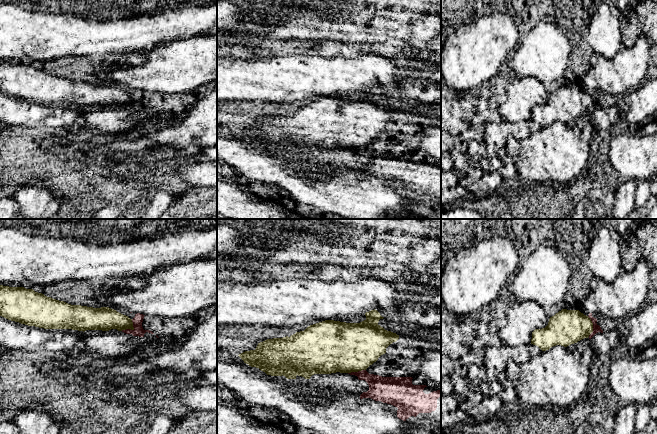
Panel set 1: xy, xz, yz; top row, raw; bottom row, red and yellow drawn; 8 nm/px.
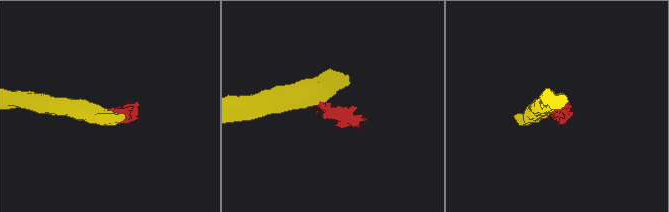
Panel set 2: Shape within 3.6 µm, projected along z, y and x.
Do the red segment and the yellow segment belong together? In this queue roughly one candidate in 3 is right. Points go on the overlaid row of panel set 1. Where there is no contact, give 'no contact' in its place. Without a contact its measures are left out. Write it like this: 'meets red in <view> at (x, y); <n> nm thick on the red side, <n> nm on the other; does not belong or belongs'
meets red in xy at (130, 329); 80 nm thick on the red side, 190 nm on the other; does not belong

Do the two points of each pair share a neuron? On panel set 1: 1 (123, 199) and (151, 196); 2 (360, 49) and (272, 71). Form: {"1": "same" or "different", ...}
{"1": "same", "2": "different"}

